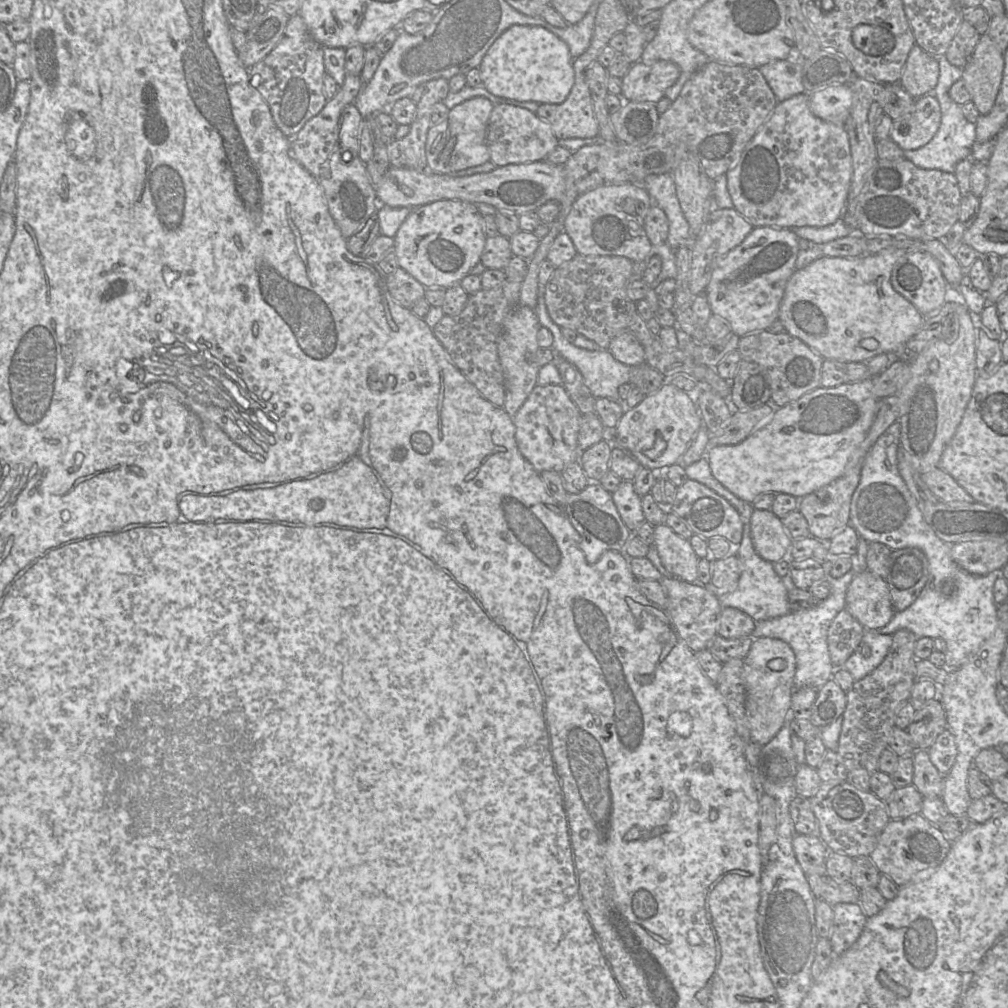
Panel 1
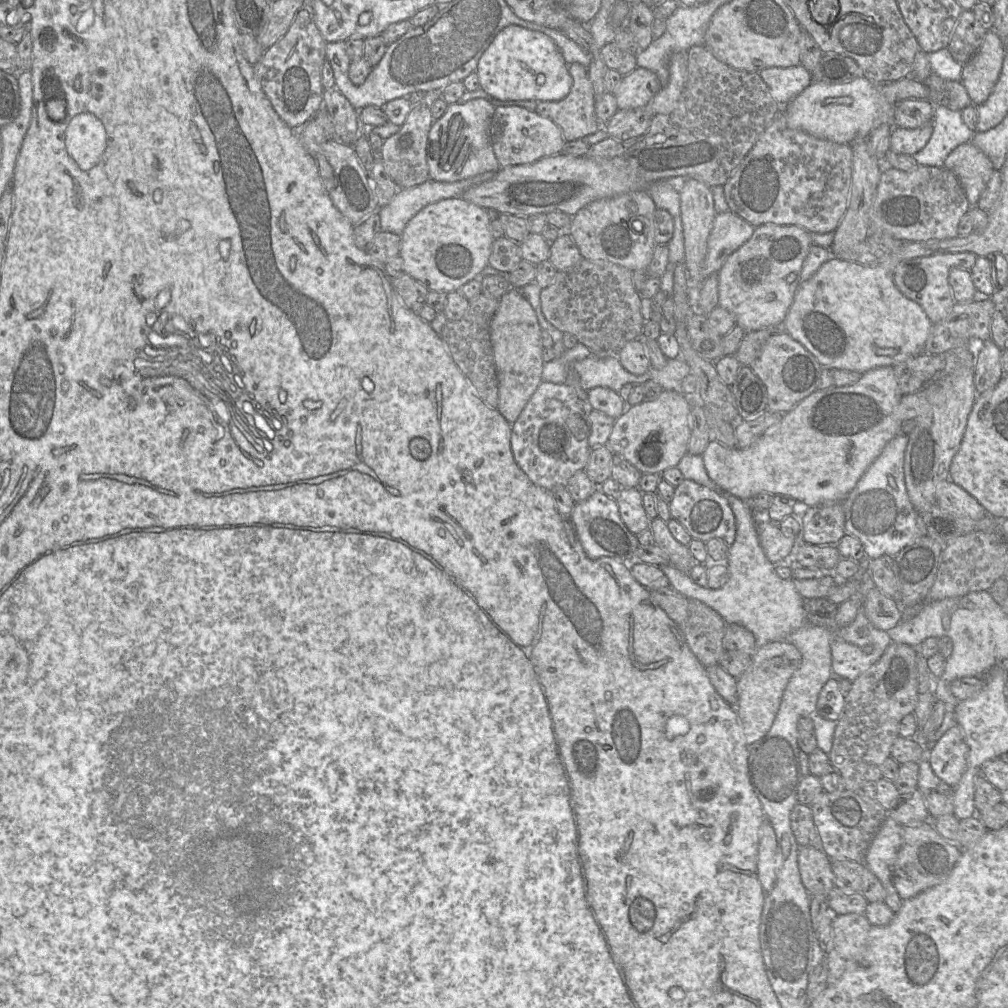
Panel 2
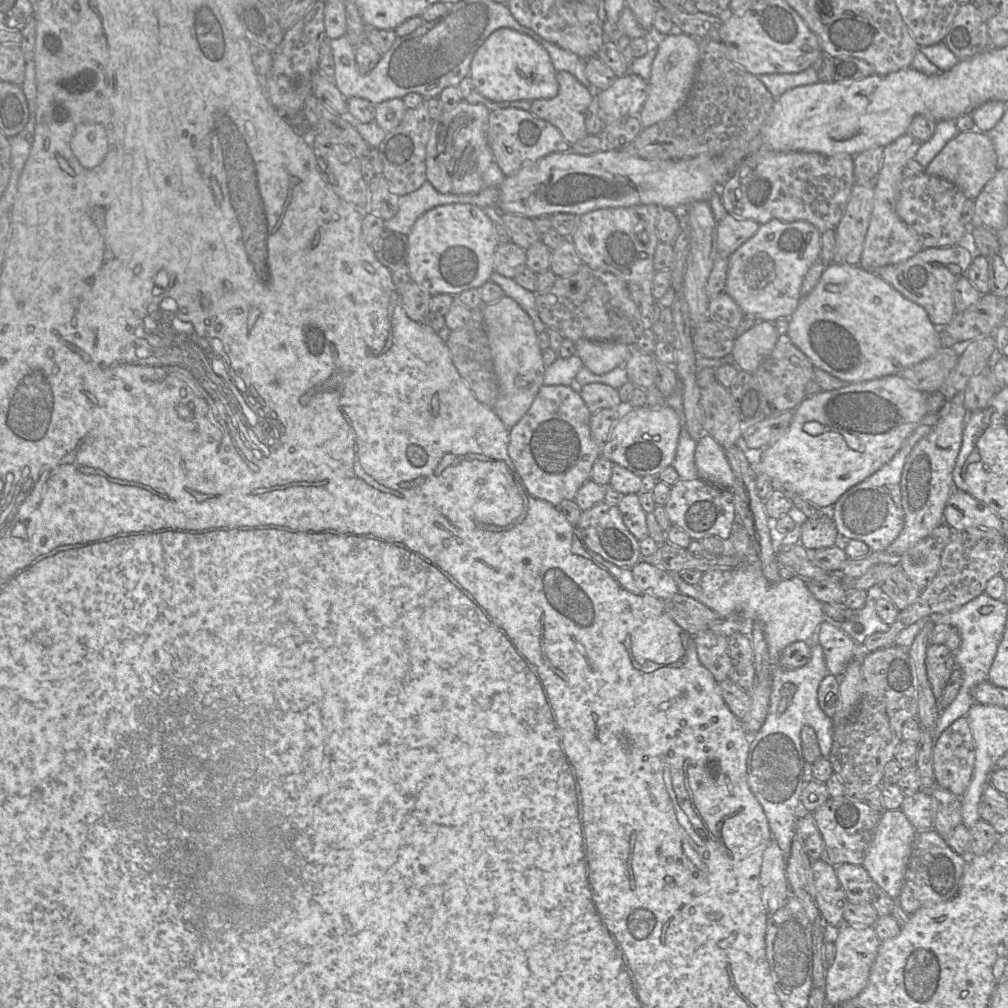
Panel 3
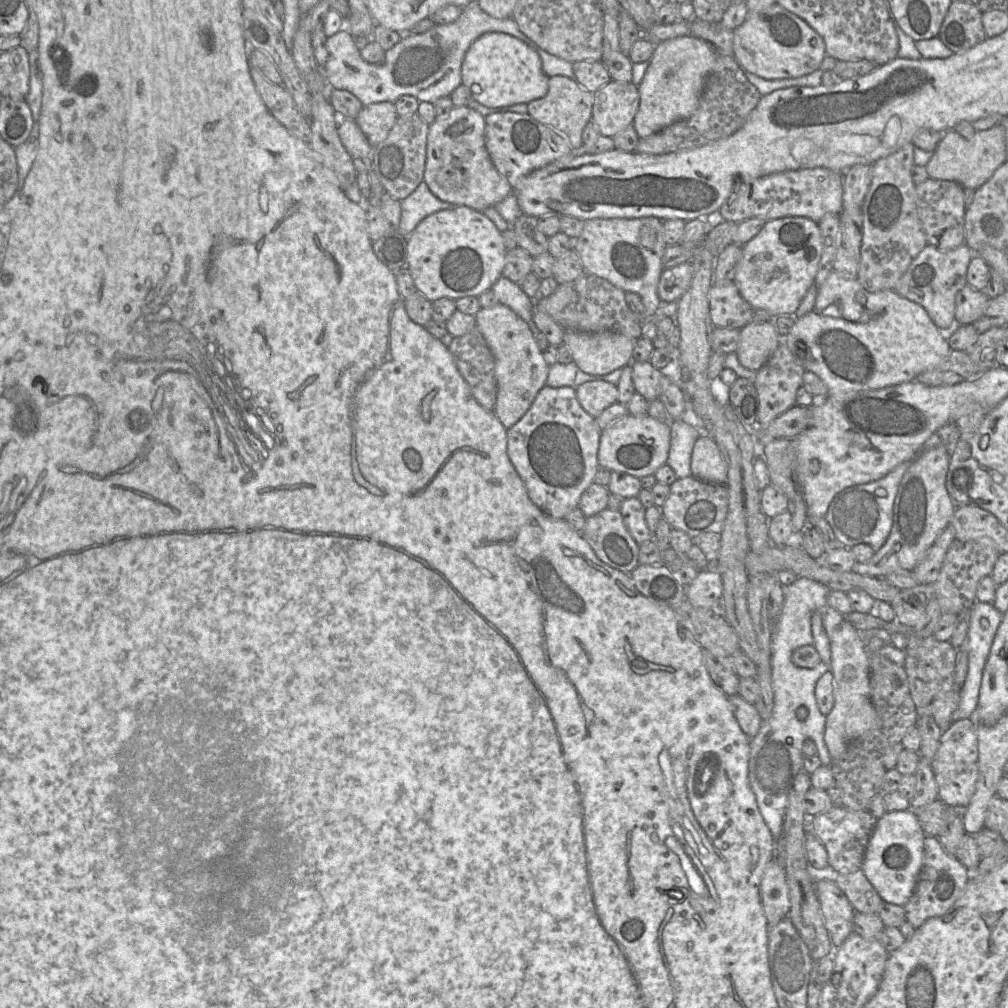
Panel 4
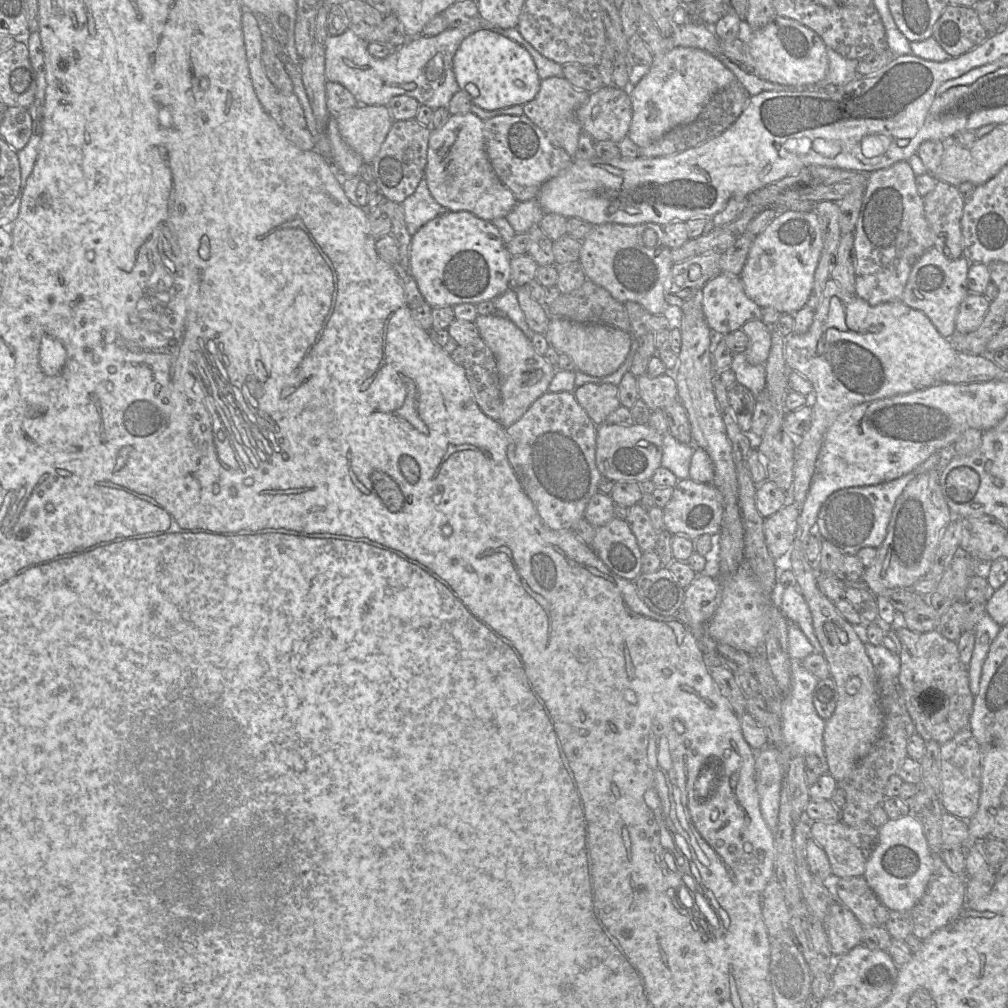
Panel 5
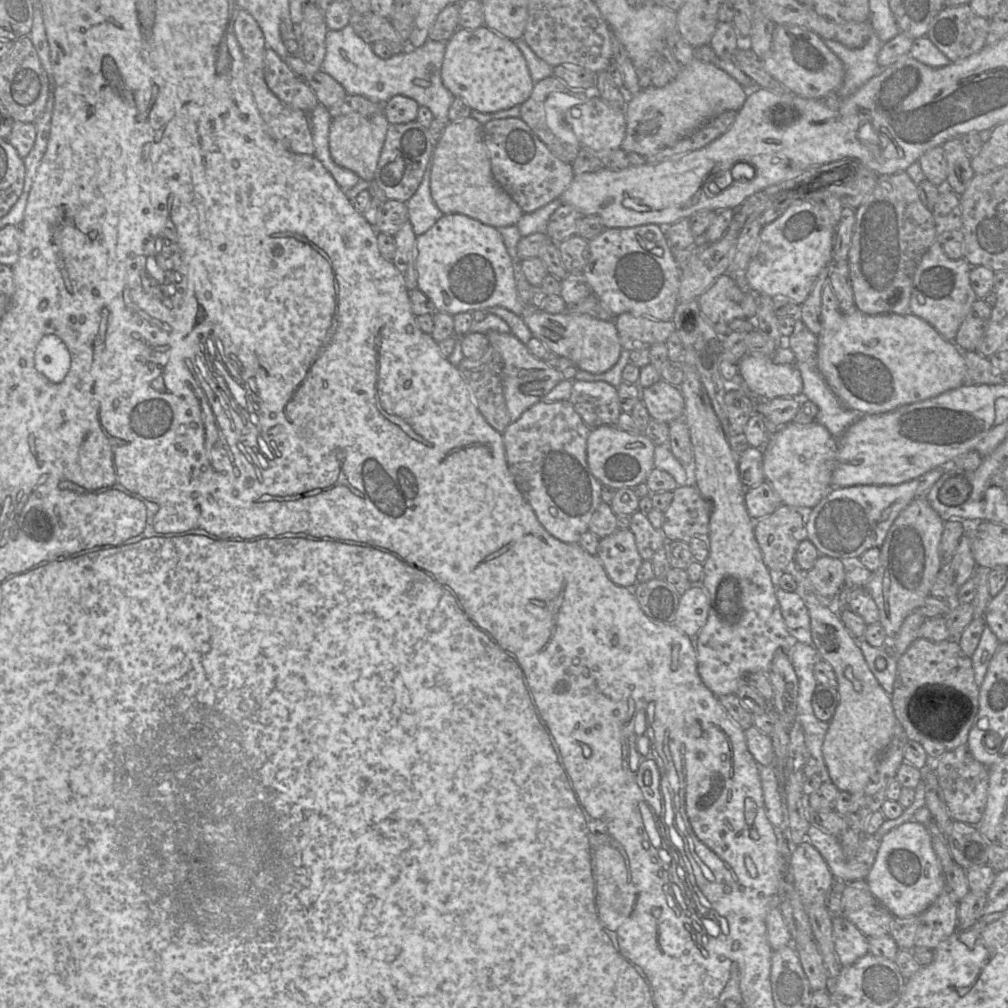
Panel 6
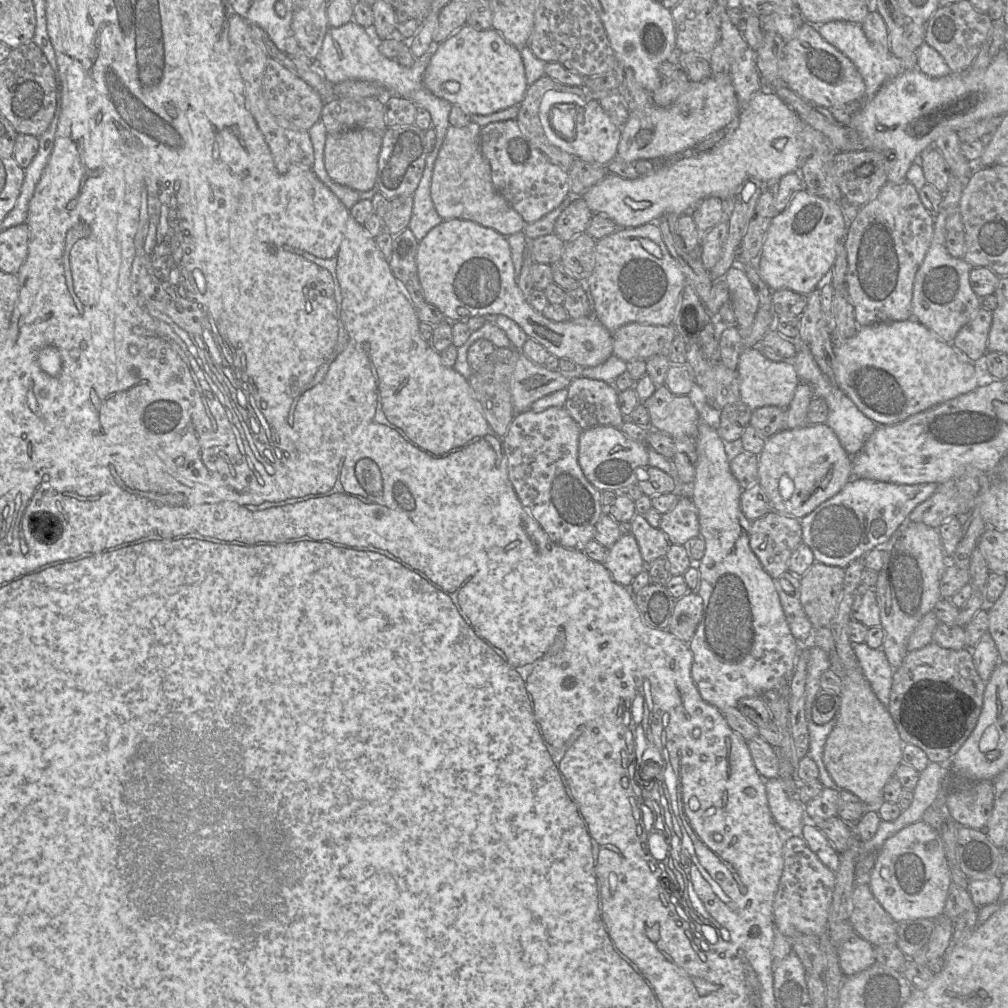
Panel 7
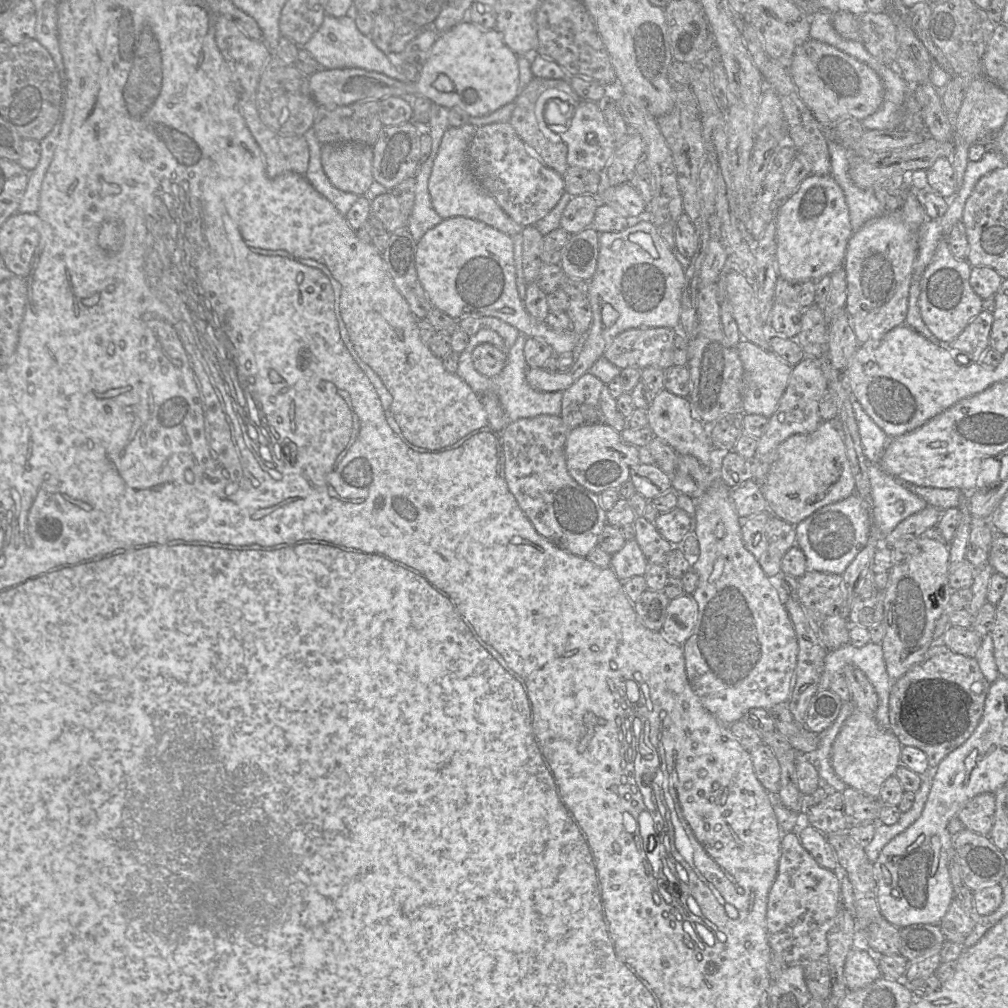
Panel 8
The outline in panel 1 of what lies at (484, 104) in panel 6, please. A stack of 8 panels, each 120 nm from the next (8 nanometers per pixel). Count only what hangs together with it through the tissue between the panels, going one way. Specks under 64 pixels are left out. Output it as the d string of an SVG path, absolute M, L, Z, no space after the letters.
M512 25L491 45L479 66L483 87L491 94L538 104L561 104L575 81L569 47L554 33L540 26Z

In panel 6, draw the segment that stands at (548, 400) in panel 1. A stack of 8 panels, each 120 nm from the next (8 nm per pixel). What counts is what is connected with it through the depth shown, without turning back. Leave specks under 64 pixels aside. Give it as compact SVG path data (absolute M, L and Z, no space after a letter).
M559 400L535 403L502 433L508 469L517 488L531 505L545 530L565 543L579 542L581 536L589 530L592 514L602 502L602 484L593 476L587 465L586 449L590 431L569 400Z

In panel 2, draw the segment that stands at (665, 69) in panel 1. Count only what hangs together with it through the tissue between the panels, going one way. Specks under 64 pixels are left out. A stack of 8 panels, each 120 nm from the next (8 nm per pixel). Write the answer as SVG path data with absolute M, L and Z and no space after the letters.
M641 67L622 77L614 91L619 110L645 107L661 89L657 75Z

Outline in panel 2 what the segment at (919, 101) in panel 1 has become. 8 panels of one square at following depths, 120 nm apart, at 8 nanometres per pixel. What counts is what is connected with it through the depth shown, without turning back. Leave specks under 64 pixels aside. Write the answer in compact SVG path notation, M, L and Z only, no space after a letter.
M933 121L914 129L894 127L890 136L890 150L913 156L928 143L933 131Z

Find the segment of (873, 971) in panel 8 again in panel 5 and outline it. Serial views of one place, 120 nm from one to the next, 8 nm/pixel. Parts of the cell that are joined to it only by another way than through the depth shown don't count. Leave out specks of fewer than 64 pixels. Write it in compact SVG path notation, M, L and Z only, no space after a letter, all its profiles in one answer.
M834 896L824 920L831 952L835 958L843 956L862 944L862 925L856 916Z

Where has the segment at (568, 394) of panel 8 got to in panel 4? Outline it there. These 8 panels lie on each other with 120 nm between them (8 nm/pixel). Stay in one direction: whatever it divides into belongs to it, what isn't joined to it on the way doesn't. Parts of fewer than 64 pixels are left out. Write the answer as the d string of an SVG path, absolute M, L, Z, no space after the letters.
M606 381L585 382L575 389L575 393L582 408L593 418L618 402L617 387Z

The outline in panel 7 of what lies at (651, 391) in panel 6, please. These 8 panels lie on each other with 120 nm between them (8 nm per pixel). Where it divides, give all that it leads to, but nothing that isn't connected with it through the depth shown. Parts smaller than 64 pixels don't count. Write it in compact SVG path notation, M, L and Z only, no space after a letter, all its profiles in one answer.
M664 384L643 402L649 411L650 428L661 431L673 439L696 438L699 414L688 395L675 395Z

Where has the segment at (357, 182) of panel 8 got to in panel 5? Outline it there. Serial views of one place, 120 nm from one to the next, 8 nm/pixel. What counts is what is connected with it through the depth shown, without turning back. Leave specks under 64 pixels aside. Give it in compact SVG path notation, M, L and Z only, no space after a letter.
M357 105L342 113L331 113L331 116L336 118L343 141L362 157L364 163L371 163L378 154L394 121L387 105Z

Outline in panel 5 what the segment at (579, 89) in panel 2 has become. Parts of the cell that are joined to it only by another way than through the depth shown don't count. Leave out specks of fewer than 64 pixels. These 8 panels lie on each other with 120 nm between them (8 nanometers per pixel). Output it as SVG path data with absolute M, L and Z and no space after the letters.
M550 77L541 80L536 97L523 105L524 115L542 129L549 139L556 139L559 147L574 158L582 130L576 118L577 109L586 103L591 92L578 90L565 77Z

